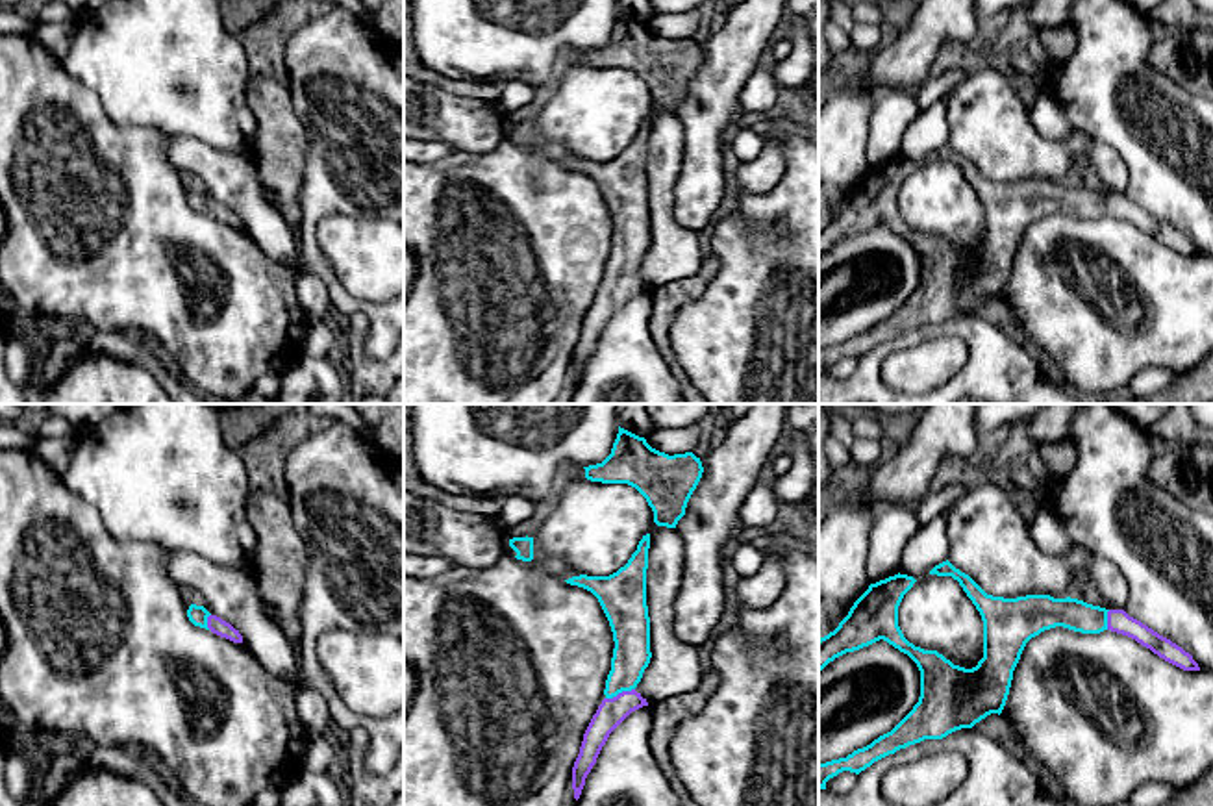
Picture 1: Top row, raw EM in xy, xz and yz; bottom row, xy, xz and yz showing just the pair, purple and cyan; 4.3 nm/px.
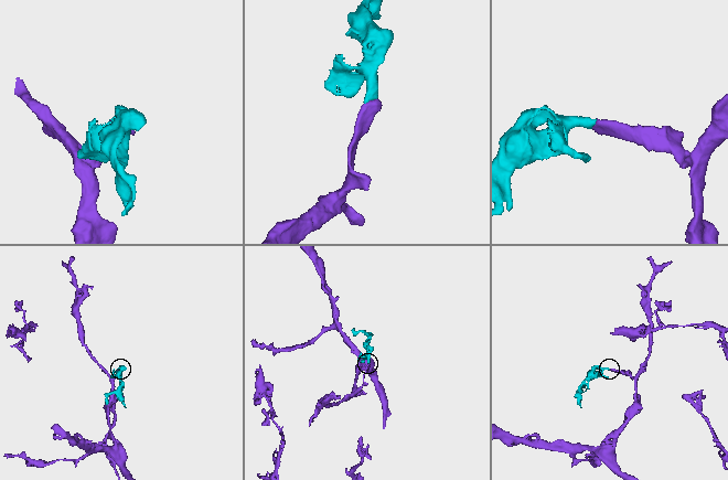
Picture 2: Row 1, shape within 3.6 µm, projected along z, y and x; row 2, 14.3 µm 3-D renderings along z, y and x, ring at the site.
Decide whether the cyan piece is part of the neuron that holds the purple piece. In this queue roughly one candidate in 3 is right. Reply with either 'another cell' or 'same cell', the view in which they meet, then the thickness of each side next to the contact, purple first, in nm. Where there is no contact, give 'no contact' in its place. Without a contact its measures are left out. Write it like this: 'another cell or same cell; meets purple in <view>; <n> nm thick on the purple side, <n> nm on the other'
same cell; meets purple in xz; 120 nm thick on the purple side, 160 nm on the other

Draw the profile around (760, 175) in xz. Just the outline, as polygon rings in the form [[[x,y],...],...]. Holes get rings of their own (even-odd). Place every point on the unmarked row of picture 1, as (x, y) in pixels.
[[[765,143],[752,161],[741,161],[735,169],[739,193],[763,195],[770,191],[785,172],[783,150],[778,143]]]

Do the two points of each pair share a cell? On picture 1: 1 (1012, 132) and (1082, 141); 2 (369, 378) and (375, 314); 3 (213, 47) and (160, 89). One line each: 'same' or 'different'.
1: same
2: different
3: same

